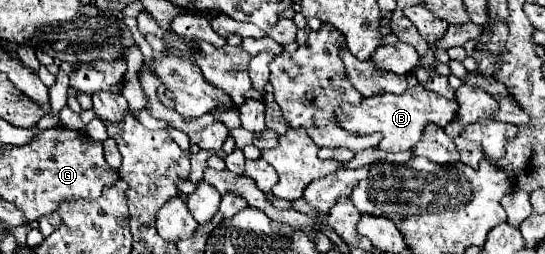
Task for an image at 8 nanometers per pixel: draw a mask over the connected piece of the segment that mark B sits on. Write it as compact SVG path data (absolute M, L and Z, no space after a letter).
M415 85L401 95L381 93L381 95L363 99L359 105L345 103L337 111L337 117L341 127L351 133L357 133L357 135L369 135L375 131L383 133L383 141L379 143L379 147L385 151L413 151L413 147L421 141L423 129L427 127L427 123L445 127L455 117L457 111L459 111L457 101L445 99L433 91L427 91L421 85Z

